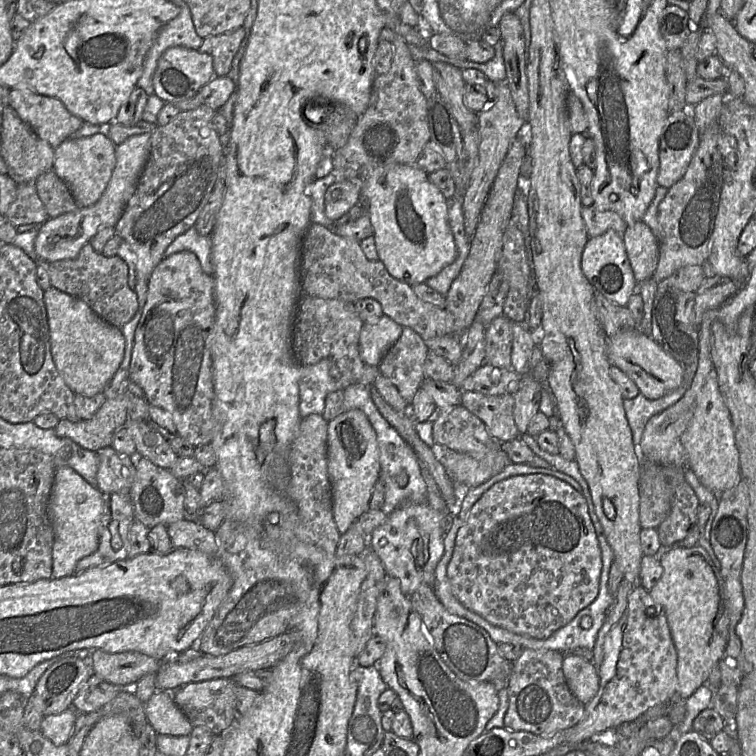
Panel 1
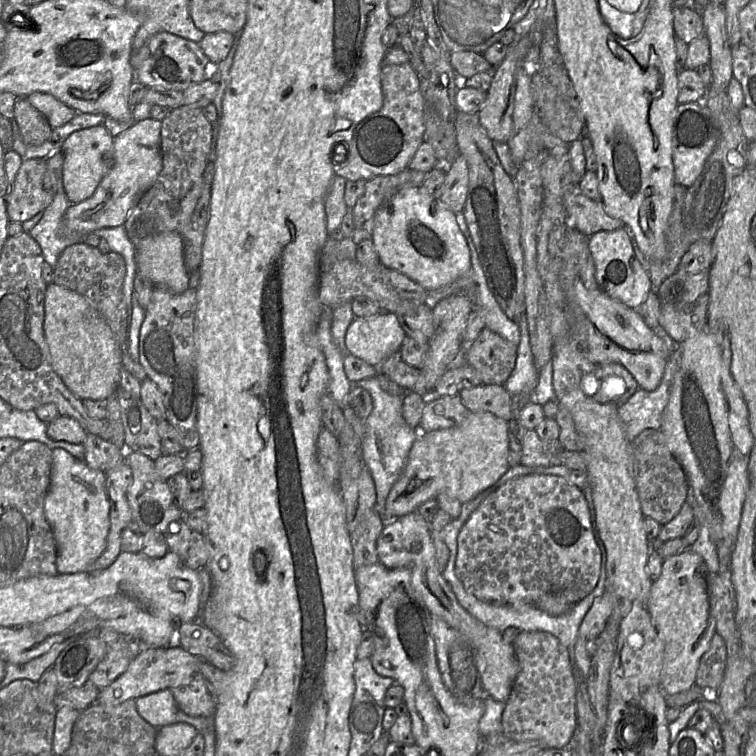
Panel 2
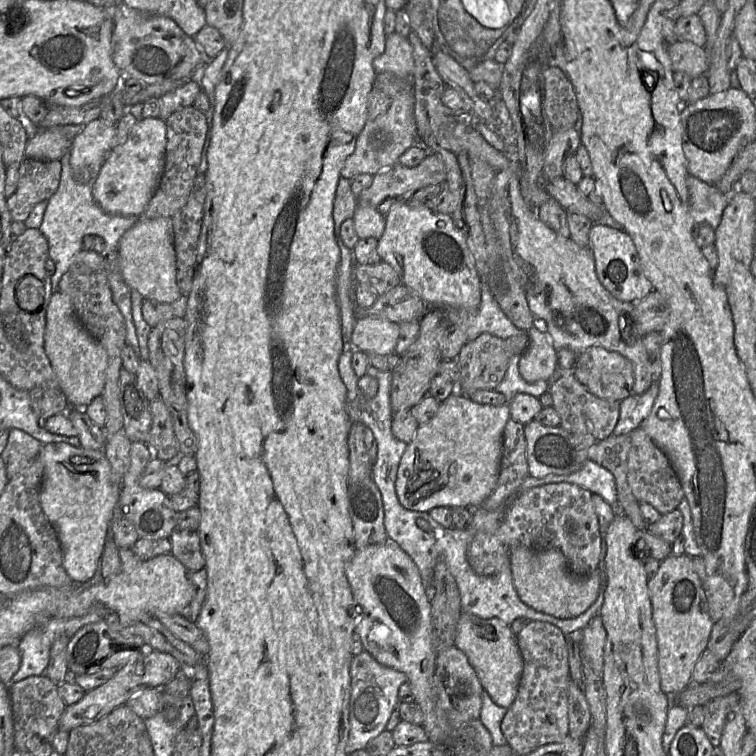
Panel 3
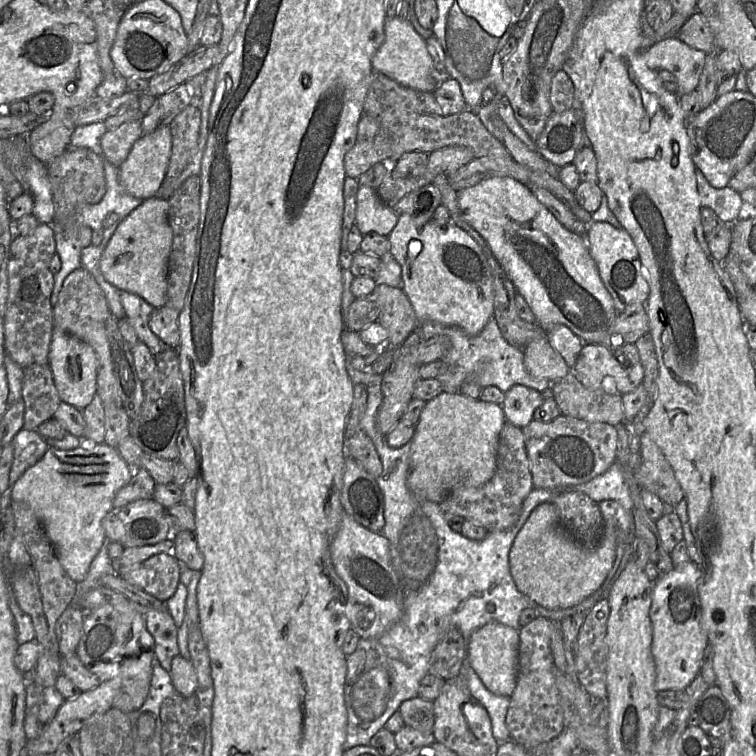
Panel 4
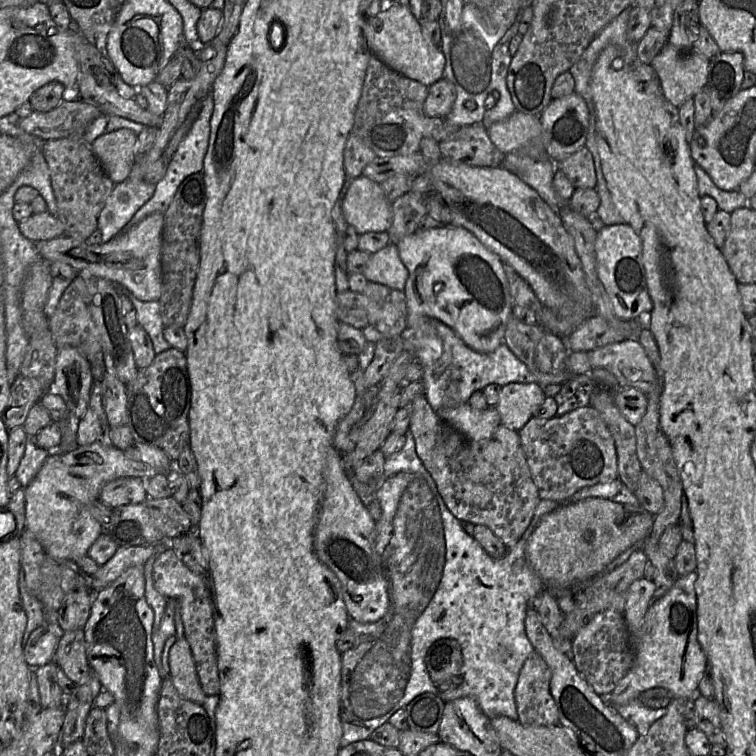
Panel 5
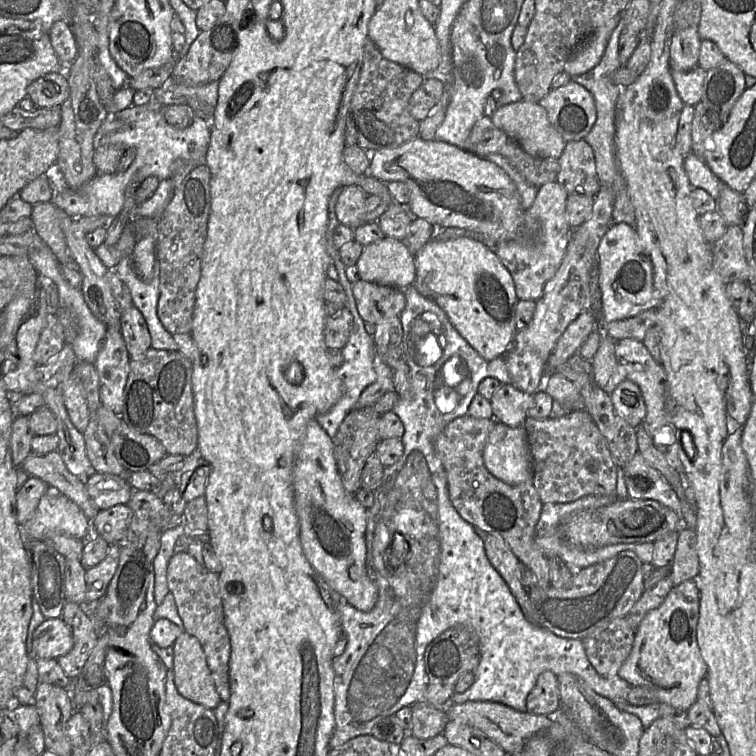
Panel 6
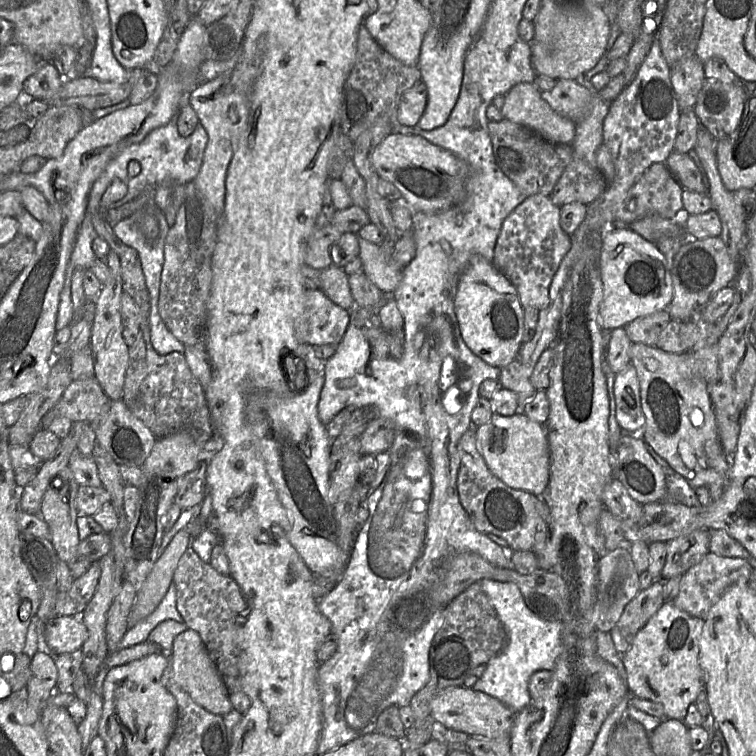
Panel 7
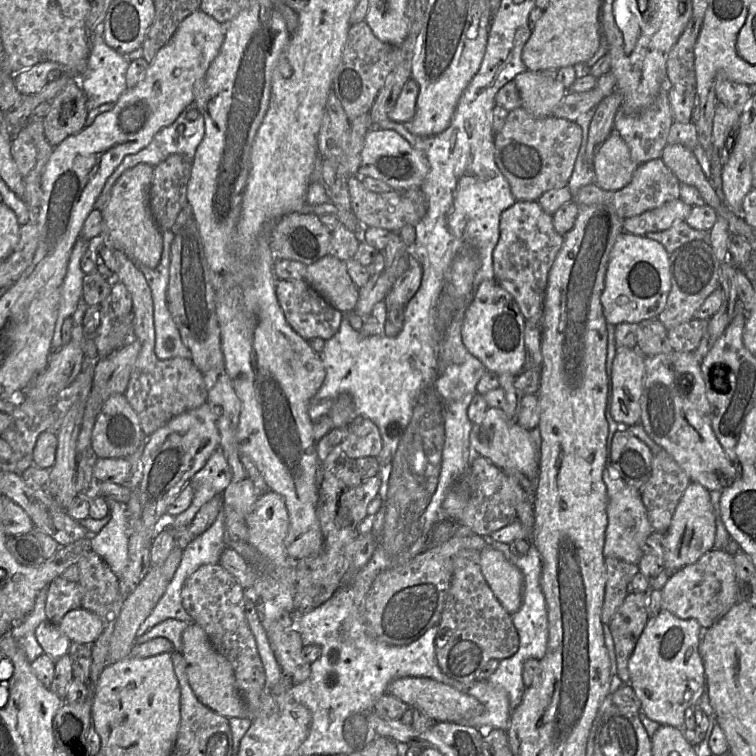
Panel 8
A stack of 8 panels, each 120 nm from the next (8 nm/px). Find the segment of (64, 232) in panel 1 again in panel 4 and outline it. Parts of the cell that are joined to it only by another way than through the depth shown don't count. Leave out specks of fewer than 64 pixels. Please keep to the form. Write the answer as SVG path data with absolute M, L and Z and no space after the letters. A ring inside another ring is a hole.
M162 126L151 133L142 134L133 144L125 161L118 167L119 181L126 192L141 200L157 196L165 178L170 155L171 134L169 126Z

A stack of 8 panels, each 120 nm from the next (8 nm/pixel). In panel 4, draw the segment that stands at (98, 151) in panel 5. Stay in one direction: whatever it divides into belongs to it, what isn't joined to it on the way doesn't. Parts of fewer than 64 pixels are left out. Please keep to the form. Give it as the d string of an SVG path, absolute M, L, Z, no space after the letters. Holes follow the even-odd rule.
M141 121L125 122L115 129L106 130L100 139L104 161L118 168L142 134Z

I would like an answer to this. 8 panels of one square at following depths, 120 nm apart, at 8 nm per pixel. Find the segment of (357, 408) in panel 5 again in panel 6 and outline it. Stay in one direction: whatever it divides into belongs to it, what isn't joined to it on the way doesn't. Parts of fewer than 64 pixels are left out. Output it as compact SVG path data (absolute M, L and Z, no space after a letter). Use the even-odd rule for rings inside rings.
M339 275L338 282L342 285L346 296L346 307L349 309L352 318L352 328L350 336L346 345L341 349L343 356L343 362L340 367L336 368L336 374L340 378L344 386L344 393L340 400L327 412L319 414L316 419L323 428L323 430L333 438L345 417L353 409L354 404L359 399L361 393L371 384L373 384L378 378L378 371L382 368L379 362L379 358L376 355L374 349L373 336L369 335L365 330L365 322L361 318L356 301L352 292L352 284L349 282L346 275Z

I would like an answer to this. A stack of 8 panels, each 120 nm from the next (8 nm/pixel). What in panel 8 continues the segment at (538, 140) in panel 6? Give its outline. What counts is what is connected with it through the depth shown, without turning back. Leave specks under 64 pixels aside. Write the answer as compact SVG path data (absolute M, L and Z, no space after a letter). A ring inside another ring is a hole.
M526 70L513 78L522 101L522 108L536 117L553 115L554 108L568 90L557 79Z

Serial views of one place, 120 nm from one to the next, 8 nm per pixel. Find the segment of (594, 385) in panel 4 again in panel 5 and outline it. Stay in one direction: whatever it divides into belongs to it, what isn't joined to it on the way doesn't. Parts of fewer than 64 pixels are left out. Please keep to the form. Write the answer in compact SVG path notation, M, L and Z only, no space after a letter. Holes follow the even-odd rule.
M637 339L593 349L588 356L591 367L610 371L620 388L636 388L647 396L658 383L655 368Z

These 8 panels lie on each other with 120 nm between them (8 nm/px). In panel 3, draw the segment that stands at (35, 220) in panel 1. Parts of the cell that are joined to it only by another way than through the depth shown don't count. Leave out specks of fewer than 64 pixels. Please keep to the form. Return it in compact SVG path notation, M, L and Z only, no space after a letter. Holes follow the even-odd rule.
M26 157L19 167L16 190L6 201L12 220L24 222L37 203L49 200L58 188L60 174L59 160Z

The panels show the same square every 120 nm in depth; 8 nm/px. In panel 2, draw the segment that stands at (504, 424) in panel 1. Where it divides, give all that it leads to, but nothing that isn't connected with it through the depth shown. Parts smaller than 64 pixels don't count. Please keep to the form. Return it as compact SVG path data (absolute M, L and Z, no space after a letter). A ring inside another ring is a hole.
M479 385L463 389L459 397L471 412L490 412L509 422L513 418L511 394L502 385Z

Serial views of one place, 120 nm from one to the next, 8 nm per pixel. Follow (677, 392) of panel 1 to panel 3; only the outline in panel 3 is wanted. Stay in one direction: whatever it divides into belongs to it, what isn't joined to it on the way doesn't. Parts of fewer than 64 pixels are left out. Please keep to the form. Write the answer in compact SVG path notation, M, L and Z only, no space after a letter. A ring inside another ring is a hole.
M654 381L643 394L631 394L620 401L620 415L613 429L613 435L629 434L632 430L640 426L642 421L649 416L652 410L659 392L659 386L659 381Z

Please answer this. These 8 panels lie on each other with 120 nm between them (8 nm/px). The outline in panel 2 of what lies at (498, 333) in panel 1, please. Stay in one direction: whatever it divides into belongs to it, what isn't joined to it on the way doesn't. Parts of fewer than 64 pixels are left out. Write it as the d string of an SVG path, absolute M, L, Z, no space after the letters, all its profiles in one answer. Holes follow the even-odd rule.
M485 328L464 349L466 362L480 375L482 385L504 385L514 370L518 345L492 330Z

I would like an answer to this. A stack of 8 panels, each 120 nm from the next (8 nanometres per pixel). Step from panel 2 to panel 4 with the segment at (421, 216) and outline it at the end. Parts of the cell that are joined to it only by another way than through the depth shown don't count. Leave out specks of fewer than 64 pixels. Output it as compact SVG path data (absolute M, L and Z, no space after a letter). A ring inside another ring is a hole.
M401 214L388 240L389 253L401 267L402 290L412 304L419 325L433 321L458 327L468 335L477 335L482 331L494 316L494 282L486 255L472 236L452 221L437 224L430 220L425 224L416 224L412 216Z

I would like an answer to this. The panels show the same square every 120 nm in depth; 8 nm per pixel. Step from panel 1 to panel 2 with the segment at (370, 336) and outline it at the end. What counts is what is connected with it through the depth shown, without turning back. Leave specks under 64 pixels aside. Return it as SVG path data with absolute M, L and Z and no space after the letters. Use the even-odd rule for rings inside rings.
M380 312L370 317L354 318L345 343L348 353L374 367L400 351L406 334L394 313Z

